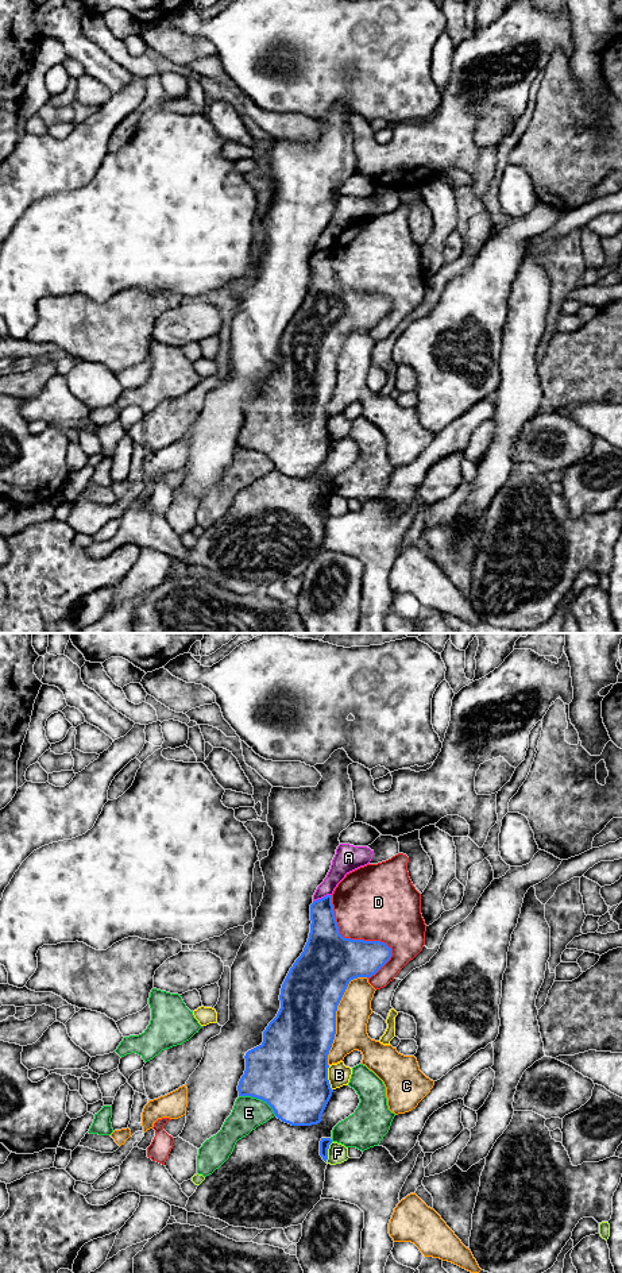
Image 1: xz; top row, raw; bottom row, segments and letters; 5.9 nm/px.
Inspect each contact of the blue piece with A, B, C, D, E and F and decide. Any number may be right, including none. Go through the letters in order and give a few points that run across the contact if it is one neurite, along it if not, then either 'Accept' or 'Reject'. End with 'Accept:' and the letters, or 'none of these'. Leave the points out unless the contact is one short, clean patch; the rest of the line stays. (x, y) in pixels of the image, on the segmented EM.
A: Line: xz (331, 894), (313, 902). Reject
B: Reject
C: Reject
D: Reject
E: Reject
F: Reject
Accept: none of these

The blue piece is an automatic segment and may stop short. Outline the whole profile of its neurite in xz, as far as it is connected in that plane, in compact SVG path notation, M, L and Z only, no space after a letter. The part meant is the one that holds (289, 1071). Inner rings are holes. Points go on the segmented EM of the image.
M332 895L310 904L310 933L301 956L281 988L281 1008L263 1031L263 1042L244 1056L246 1071L237 1091L266 1102L275 1116L291 1126L312 1126L321 1115L333 1089L328 1080L328 1054L336 1034L337 1006L351 980L371 977L391 957L380 941L344 938L335 918Z

